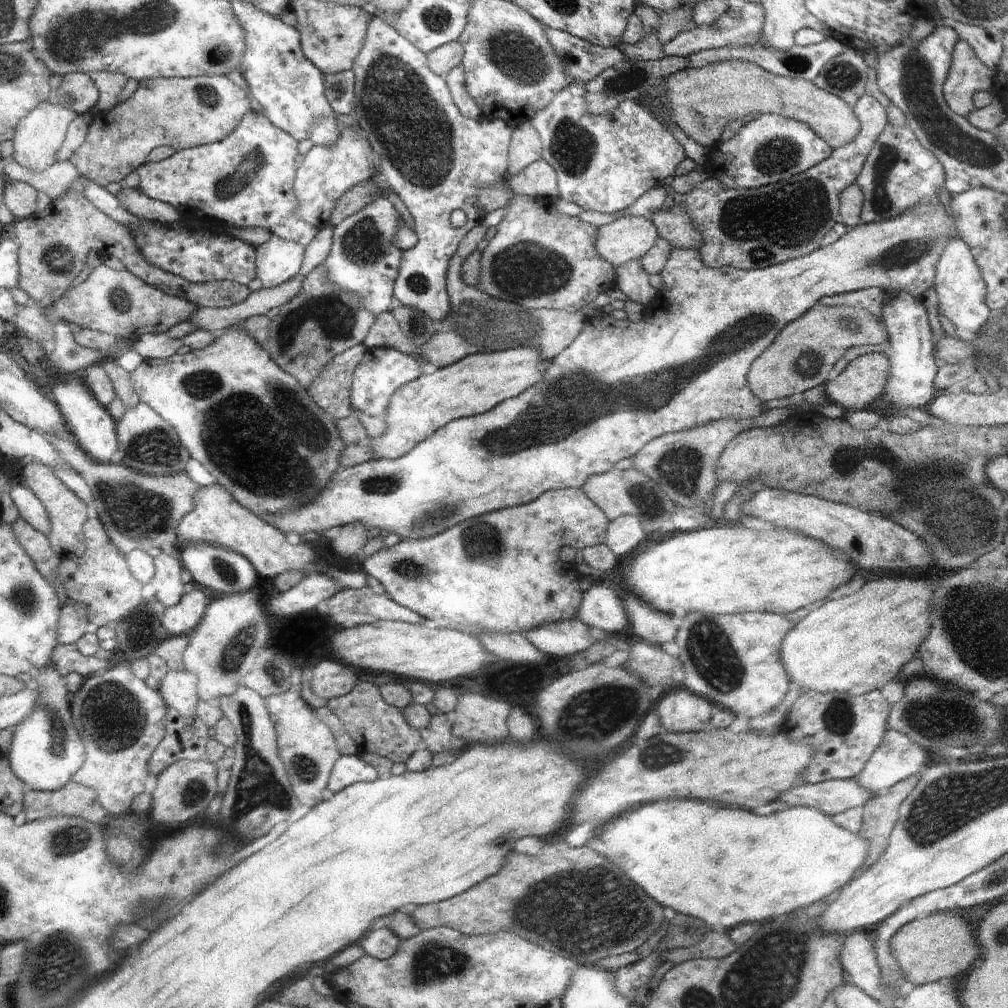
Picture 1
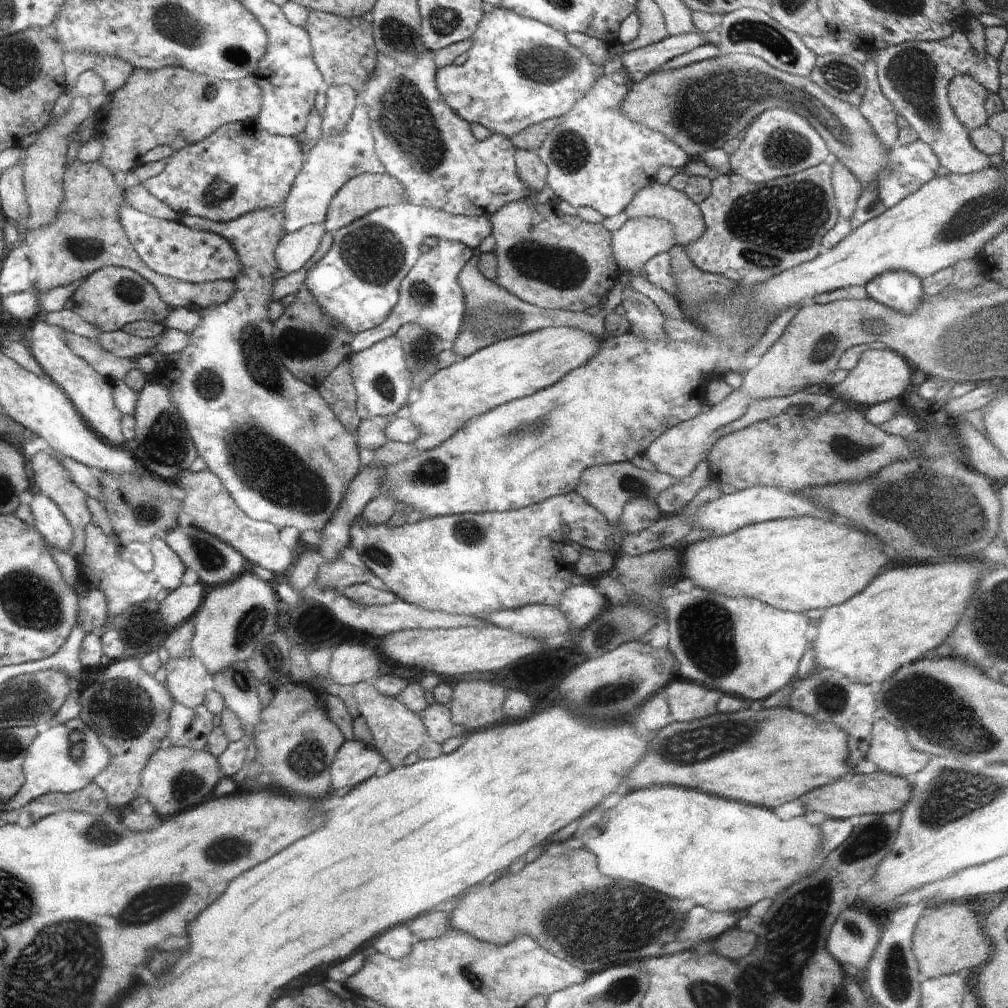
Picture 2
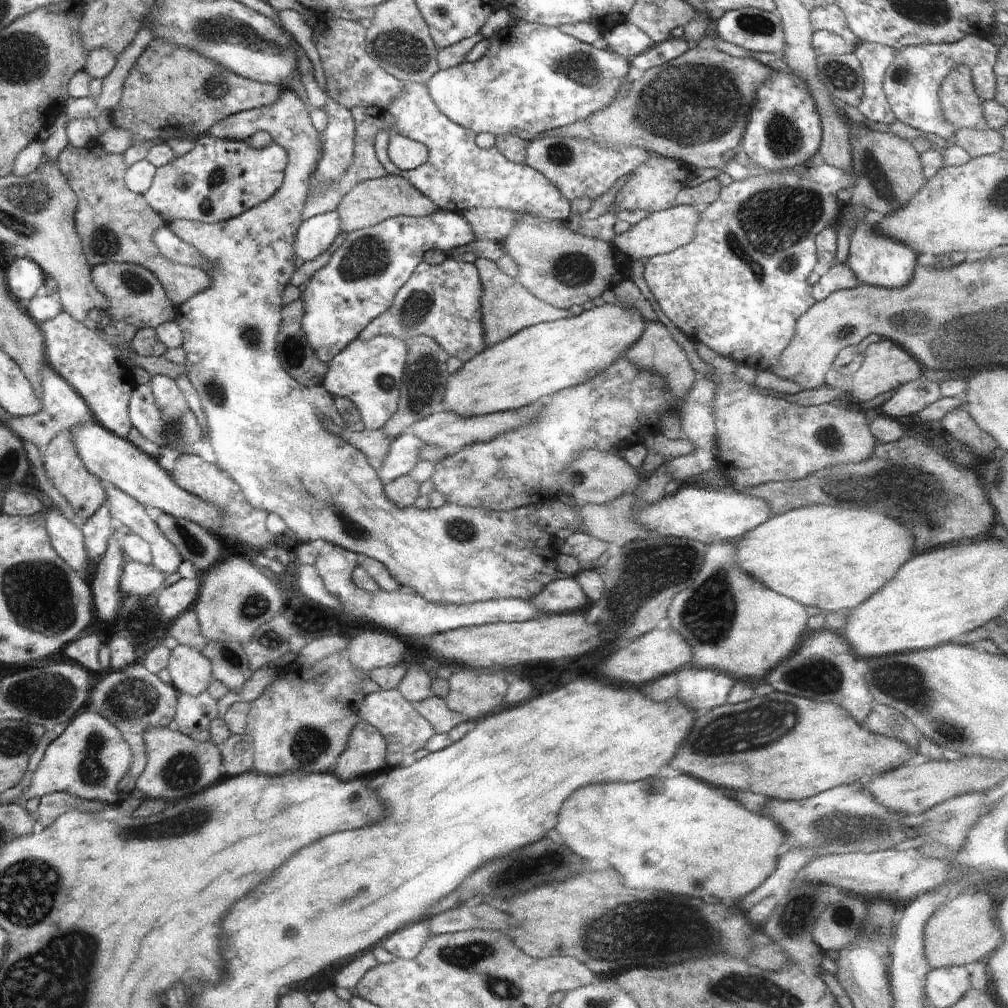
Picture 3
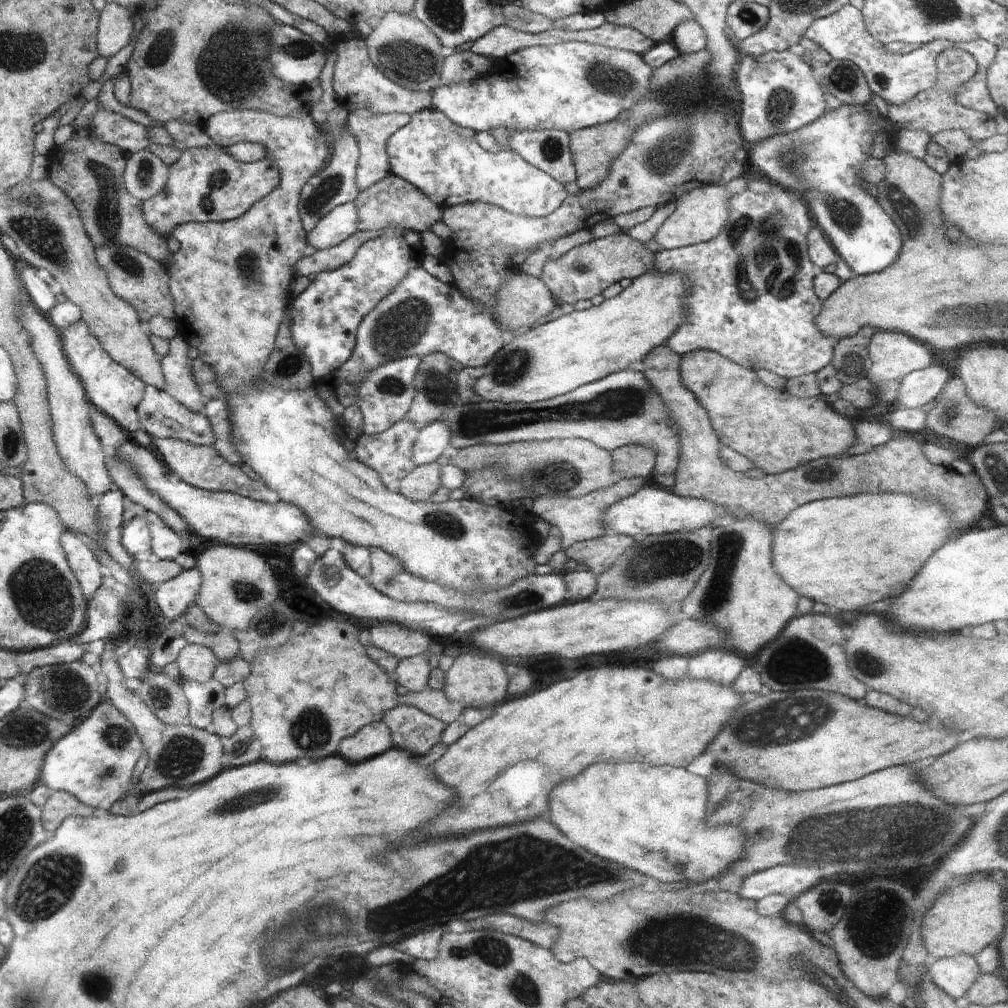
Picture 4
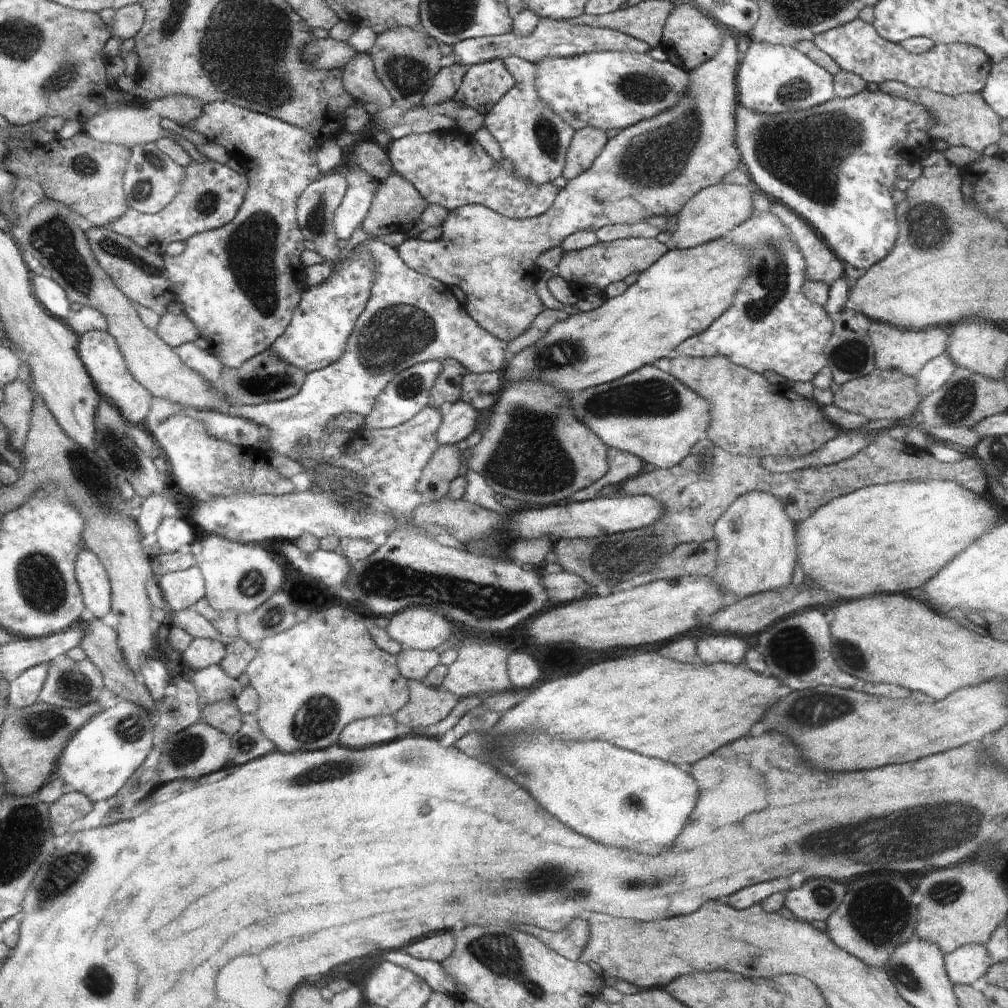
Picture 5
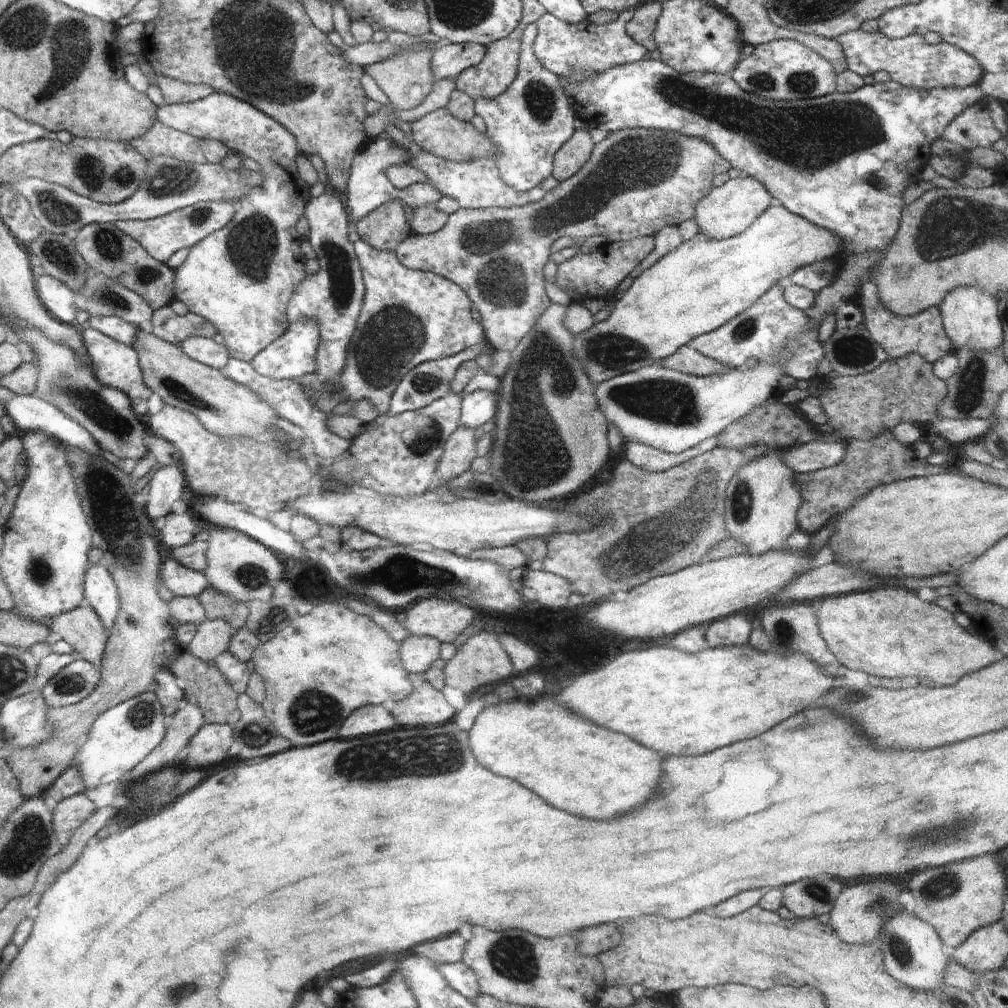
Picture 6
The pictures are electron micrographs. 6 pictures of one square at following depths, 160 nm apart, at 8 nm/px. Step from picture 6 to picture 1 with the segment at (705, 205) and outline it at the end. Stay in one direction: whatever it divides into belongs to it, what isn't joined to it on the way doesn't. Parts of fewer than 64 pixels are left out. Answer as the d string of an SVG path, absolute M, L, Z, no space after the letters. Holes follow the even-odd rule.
M647 216L620 217L598 229L595 242L598 254L614 269L642 258L659 237L657 228Z

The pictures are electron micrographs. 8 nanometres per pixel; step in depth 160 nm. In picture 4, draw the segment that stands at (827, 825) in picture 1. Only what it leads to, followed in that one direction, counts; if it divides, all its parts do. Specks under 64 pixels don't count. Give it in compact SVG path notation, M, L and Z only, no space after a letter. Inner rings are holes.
M600 762L600 764L592 764L590 768L584 768L582 774L570 778L570 780L564 780L562 784L558 784L558 788L554 788L554 792L550 792L550 808L548 808L548 814L550 814L550 820L552 824L558 826L558 830L570 838L572 842L580 844L582 848L586 848L588 852L604 858L604 860L610 860L610 862L616 862L616 864L622 864L622 866L628 866L628 868L636 868L638 872L642 872L642 876L650 876L654 880L662 880L666 884L674 884L678 880L686 882L686 884L706 884L708 878L714 878L718 876L734 858L740 856L742 852L742 842L744 842L744 836L738 828L734 826L722 826L722 828L708 828L704 822L706 822L706 798L708 798L708 786L706 786L706 780L702 776L694 776L690 774L688 770L682 770L682 768L670 768L670 766L646 766L646 764L640 764L640 762Z

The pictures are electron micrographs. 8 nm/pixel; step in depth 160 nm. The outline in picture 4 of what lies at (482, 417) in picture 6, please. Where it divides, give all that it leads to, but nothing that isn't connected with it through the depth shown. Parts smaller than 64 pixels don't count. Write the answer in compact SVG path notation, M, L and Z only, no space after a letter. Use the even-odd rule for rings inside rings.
M444 419L424 426L414 440L412 448L412 462L417 466L424 466L435 462L450 445L450 428Z

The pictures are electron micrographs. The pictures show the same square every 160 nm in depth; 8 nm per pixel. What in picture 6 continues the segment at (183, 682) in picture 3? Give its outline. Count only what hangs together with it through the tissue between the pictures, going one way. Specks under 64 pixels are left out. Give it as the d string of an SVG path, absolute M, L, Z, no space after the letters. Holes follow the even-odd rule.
M206 619L197 626L194 638L184 649L203 661L214 662L218 655L228 650L233 634L233 628L224 619Z

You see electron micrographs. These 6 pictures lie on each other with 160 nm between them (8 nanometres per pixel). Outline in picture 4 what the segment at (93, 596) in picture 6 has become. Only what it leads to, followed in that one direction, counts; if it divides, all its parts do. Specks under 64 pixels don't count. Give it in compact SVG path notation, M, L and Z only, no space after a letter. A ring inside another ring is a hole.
M65 530L61 544L65 547L69 564L77 575L86 600L89 600L89 597L101 587L104 569L94 553L88 549L88 545L80 540L78 534Z

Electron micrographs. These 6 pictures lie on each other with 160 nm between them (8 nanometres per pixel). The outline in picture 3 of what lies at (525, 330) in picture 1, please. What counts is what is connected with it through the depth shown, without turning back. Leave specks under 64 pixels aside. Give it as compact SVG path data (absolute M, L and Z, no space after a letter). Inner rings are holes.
M477 258L473 264L478 270L480 284L482 284L480 312L482 312L482 330L484 330L484 342L487 347L507 340L524 328L571 317L568 309L555 308L532 296L516 280L516 277L511 278L504 275L504 272L500 272L492 260Z

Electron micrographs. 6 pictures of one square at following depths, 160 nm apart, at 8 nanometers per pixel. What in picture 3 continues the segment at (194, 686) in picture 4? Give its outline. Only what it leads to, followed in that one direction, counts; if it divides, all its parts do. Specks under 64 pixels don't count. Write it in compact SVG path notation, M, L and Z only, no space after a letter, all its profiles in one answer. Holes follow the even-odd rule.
M208 690L198 696L182 694L172 726L176 732L198 742L210 741L210 726L218 717L218 704Z

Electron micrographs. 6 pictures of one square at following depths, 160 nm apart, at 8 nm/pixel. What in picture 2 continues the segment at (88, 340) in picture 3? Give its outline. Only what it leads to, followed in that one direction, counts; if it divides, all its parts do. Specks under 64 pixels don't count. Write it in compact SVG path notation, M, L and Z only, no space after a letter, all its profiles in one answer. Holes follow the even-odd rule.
M42 316L42 320L38 320L30 332L30 352L47 378L73 402L82 420L96 436L118 446L126 444L126 420L122 420L122 412L114 404L111 380L100 376L88 362L72 352L72 348L68 346L67 330L56 324L48 324Z

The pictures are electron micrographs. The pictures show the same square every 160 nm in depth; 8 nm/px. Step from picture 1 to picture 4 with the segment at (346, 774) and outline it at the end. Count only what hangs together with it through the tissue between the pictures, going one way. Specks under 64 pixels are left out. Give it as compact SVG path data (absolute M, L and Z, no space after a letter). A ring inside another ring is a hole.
M382 721L363 726L354 736L348 736L338 745L338 756L350 764L360 764L380 756L395 746L388 726Z

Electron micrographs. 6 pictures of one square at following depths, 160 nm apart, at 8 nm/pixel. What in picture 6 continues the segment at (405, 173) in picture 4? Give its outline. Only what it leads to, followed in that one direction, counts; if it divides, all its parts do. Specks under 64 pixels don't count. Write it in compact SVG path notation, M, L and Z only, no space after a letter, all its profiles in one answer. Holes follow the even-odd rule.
M426 150L410 152L408 165L424 173L426 184L430 184L434 190L444 197L450 197L458 202L460 208L490 209L490 208L518 208L526 204L536 203L546 191L541 186L532 187L532 190L516 191L504 184L501 180L498 168L492 158L474 158L470 162L453 162L434 156Z

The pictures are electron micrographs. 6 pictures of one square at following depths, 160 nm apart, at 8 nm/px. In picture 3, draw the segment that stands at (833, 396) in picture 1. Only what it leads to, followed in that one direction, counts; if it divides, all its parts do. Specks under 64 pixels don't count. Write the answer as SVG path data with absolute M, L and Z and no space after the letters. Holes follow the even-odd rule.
M883 339L868 346L862 365L846 384L846 388L849 390L849 399L856 404L860 404L882 396L886 392L898 390L902 384L906 384L910 380L921 378L921 366L918 365L918 362L904 348L890 340Z

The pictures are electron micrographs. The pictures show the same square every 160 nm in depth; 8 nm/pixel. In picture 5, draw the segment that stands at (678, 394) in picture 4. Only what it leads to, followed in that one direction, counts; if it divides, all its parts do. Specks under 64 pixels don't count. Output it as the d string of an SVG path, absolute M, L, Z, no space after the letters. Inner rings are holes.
M876 433L870 444L854 456L835 465L798 469L788 474L773 473L760 464L757 456L733 455L710 439L703 436L693 444L688 456L669 469L655 469L647 473L642 470L636 476L626 479L617 495L631 497L646 495L654 497L665 508L657 523L643 529L634 529L615 535L602 536L602 542L559 542L554 540L552 551L556 554L556 564L569 573L577 574L585 580L589 588L598 583L616 586L618 590L632 588L632 580L646 576L673 548L682 543L701 543L715 535L715 522L727 510L729 504L746 491L762 491L782 499L787 515L797 524L806 520L817 508L833 498L847 495L862 486L883 485L902 480L926 480L926 478L946 478L966 486L968 490L982 494L986 490L986 474L978 460L964 456L954 464L940 464L928 450L910 445Z

